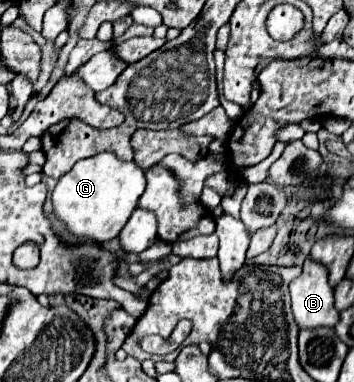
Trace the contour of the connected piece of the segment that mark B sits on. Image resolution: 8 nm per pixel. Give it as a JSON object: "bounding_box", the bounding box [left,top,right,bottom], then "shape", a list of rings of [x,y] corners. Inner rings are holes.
{"bounding_box":[290,258,338,328],"shape":[[[310,258],[304,262],[302,274],[290,284],[292,314],[300,328],[336,326],[338,310],[334,308],[334,290],[328,284],[326,268]]]}

